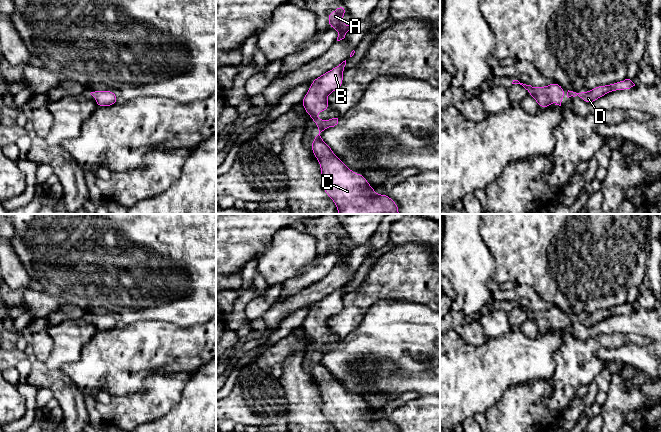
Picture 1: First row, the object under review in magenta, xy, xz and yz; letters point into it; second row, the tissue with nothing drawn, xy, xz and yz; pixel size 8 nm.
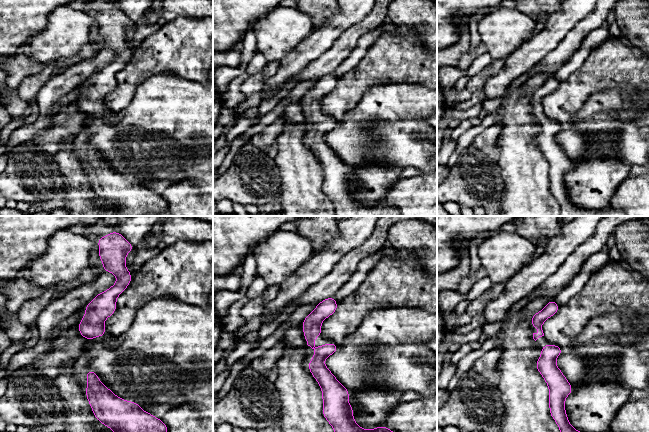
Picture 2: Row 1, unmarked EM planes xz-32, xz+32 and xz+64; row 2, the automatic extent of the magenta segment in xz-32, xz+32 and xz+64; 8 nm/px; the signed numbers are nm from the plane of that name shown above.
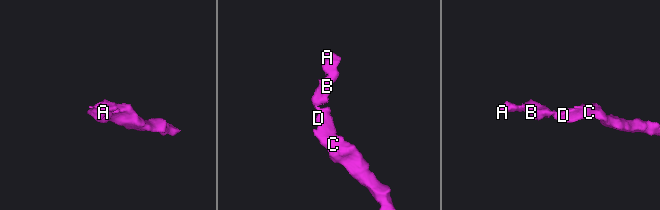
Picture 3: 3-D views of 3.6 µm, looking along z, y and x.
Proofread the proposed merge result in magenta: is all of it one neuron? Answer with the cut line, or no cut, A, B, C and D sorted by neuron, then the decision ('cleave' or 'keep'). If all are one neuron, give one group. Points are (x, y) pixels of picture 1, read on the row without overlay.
no cut; A B C D; keep

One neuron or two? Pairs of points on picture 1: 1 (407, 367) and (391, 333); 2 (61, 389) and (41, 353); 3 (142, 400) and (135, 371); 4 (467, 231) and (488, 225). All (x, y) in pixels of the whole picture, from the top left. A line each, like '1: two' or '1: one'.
1: one
2: two
3: two
4: two

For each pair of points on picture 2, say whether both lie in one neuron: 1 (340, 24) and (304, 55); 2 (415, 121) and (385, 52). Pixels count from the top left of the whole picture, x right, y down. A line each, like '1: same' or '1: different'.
1: same
2: different

